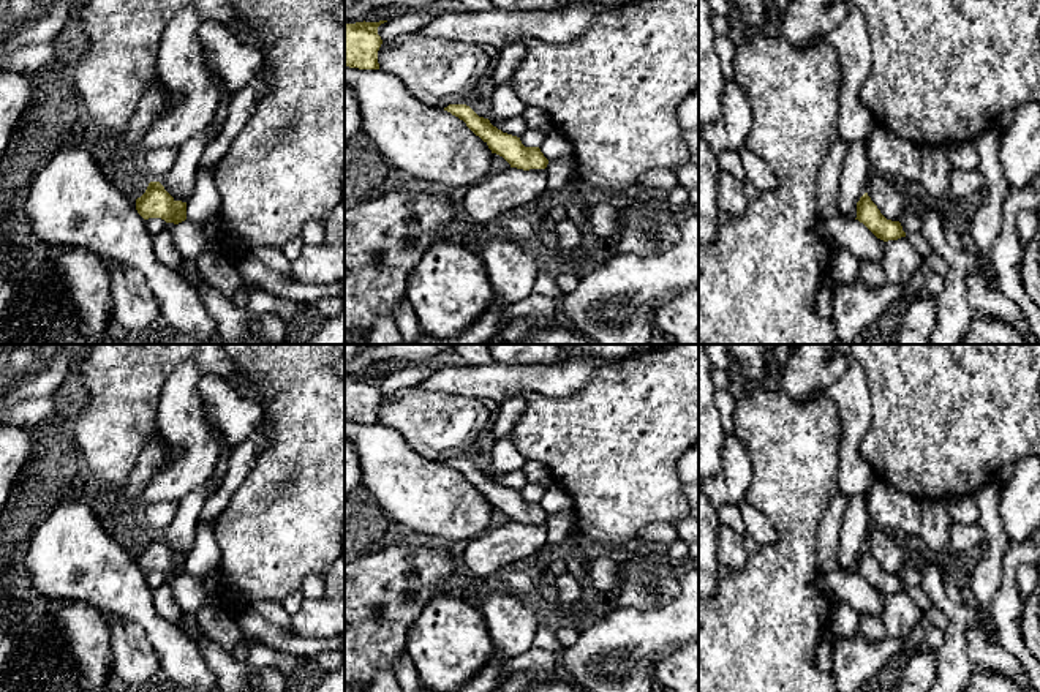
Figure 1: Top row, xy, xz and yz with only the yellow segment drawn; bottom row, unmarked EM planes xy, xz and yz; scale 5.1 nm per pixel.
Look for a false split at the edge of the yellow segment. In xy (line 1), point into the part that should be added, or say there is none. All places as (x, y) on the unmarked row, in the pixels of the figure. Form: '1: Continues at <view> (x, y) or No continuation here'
1: No continuation here

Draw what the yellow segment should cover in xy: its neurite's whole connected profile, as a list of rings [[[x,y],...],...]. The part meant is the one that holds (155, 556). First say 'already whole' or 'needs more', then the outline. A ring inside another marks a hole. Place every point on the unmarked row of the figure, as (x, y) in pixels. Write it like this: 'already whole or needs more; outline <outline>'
already whole; outline [[[150,536],[145,547],[136,553],[136,564],[144,572],[161,572],[179,578],[187,574],[187,556],[175,555],[160,536]]]

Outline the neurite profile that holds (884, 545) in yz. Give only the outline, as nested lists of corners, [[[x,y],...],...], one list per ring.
[[[869,523],[866,547],[887,574],[899,575],[906,558],[896,534]]]

